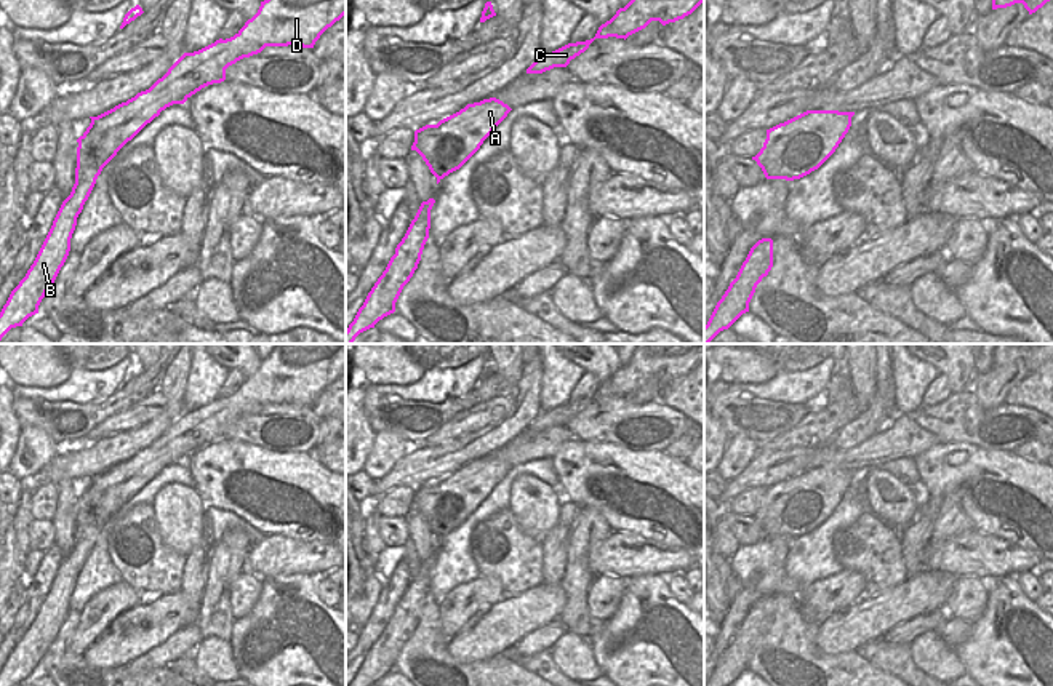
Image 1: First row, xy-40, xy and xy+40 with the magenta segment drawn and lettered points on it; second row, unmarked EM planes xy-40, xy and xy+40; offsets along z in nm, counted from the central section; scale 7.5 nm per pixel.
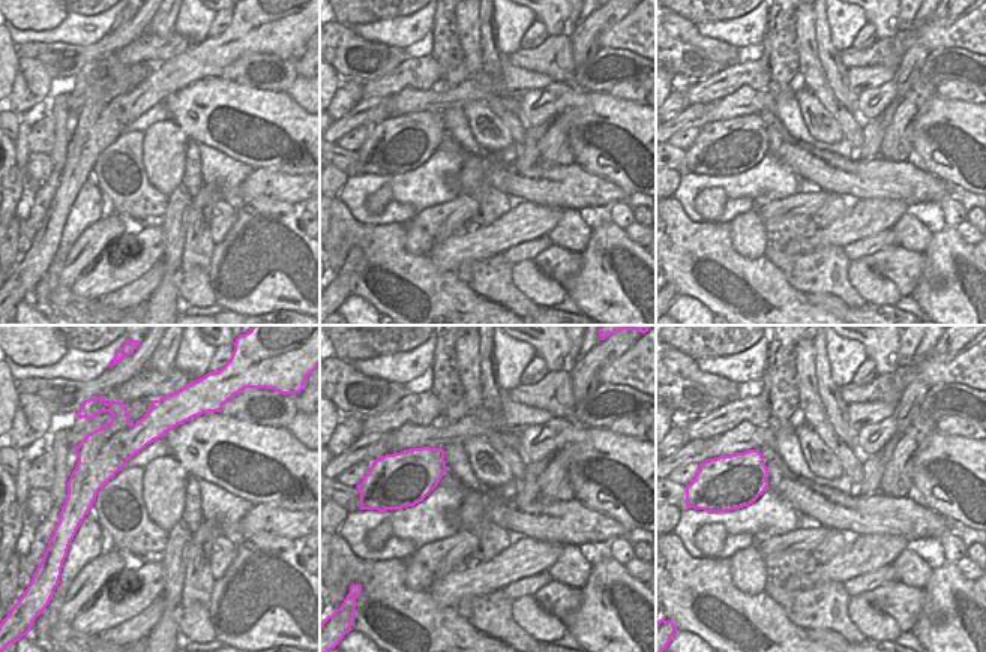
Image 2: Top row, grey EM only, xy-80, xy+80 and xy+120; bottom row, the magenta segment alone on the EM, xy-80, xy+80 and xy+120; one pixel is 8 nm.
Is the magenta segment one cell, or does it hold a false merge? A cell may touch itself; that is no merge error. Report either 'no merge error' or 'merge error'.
merge error

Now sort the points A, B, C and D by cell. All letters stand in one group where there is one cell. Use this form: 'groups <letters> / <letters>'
groups A C D / B

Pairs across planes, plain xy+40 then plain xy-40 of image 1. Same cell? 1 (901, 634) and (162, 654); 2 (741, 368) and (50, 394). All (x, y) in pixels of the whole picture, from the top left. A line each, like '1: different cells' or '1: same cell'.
1: same cell
2: different cells

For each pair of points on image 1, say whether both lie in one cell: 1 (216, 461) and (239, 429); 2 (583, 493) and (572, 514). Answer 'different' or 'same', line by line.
1: different
2: different

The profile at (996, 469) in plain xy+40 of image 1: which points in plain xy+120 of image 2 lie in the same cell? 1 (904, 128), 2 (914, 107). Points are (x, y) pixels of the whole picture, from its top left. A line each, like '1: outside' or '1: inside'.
1: outside
2: outside

